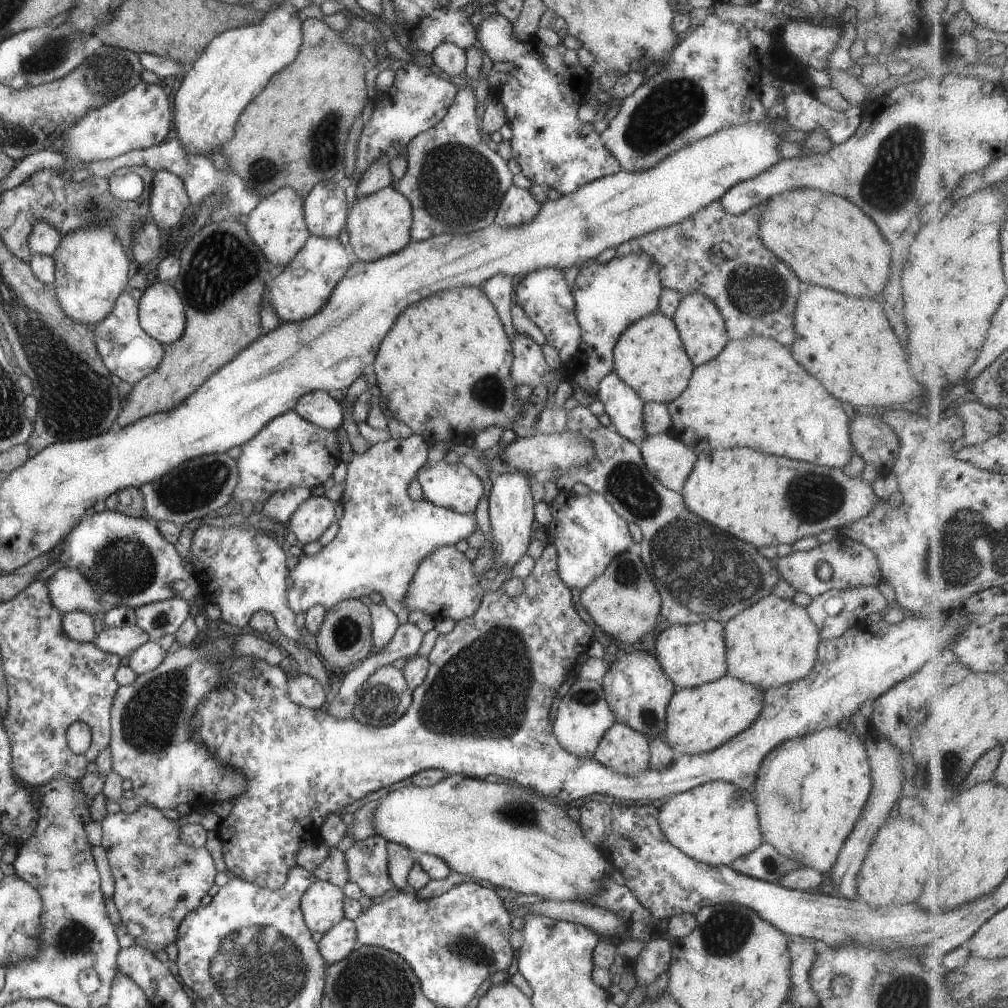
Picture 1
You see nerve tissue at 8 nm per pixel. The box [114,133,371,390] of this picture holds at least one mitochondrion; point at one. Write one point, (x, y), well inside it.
(222, 265)

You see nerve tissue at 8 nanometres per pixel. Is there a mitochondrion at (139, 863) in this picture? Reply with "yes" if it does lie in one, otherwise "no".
yes

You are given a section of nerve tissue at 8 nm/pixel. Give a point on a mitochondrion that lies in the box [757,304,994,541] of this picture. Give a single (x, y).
(811, 498)

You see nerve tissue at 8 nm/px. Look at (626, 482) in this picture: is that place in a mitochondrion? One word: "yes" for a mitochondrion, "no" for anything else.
yes

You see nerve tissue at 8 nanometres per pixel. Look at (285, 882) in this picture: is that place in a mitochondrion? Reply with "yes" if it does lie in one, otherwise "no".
no

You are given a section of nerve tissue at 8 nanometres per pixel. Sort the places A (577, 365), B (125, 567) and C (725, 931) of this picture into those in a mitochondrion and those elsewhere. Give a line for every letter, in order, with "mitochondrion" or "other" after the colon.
A: other
B: mitochondrion
C: mitochondrion

